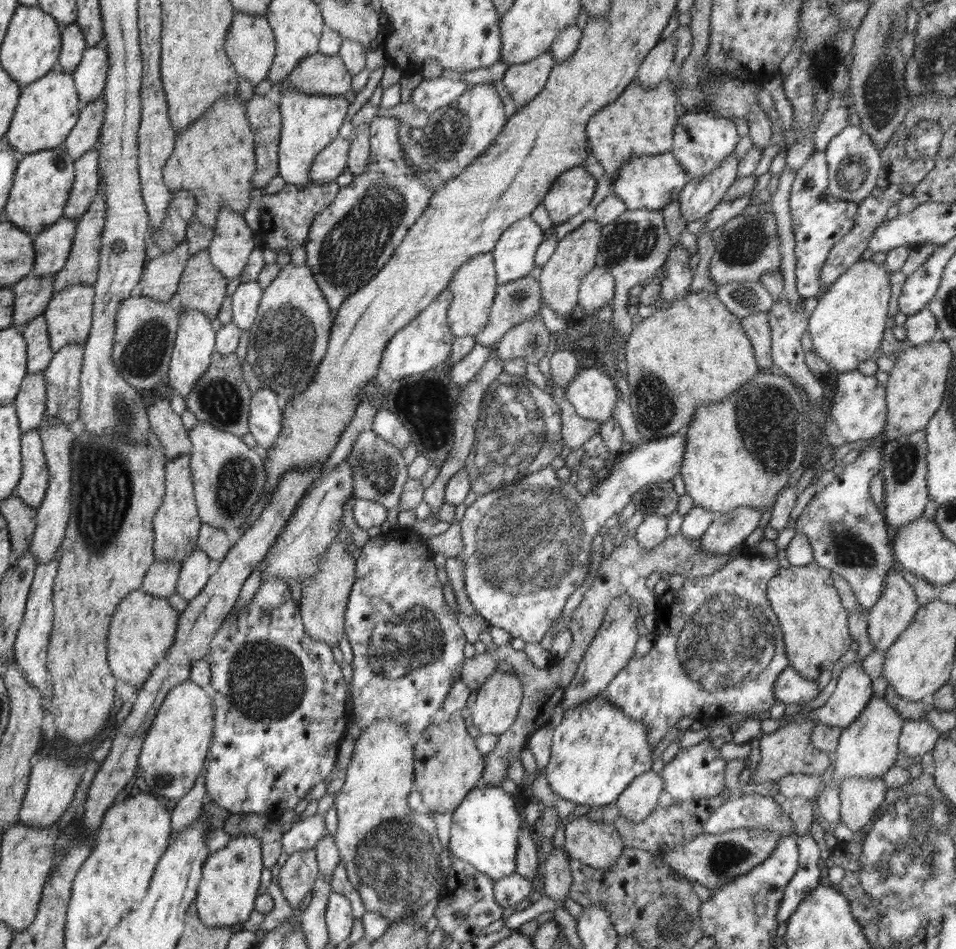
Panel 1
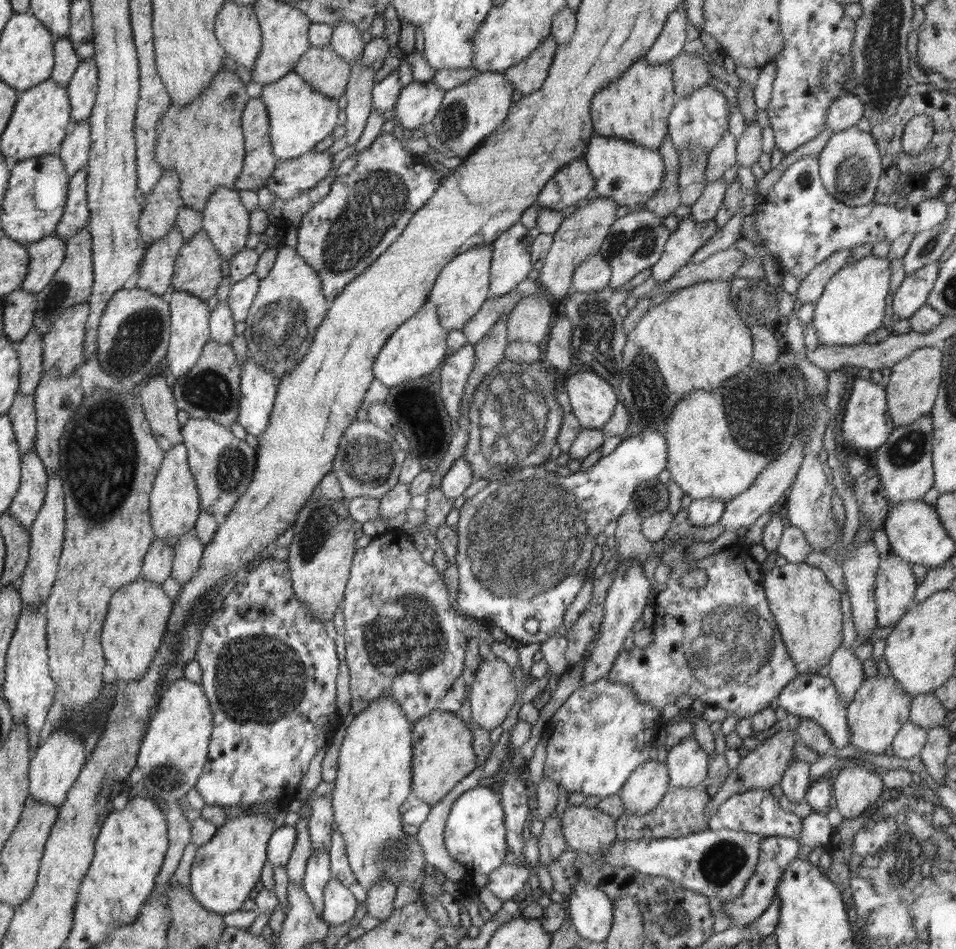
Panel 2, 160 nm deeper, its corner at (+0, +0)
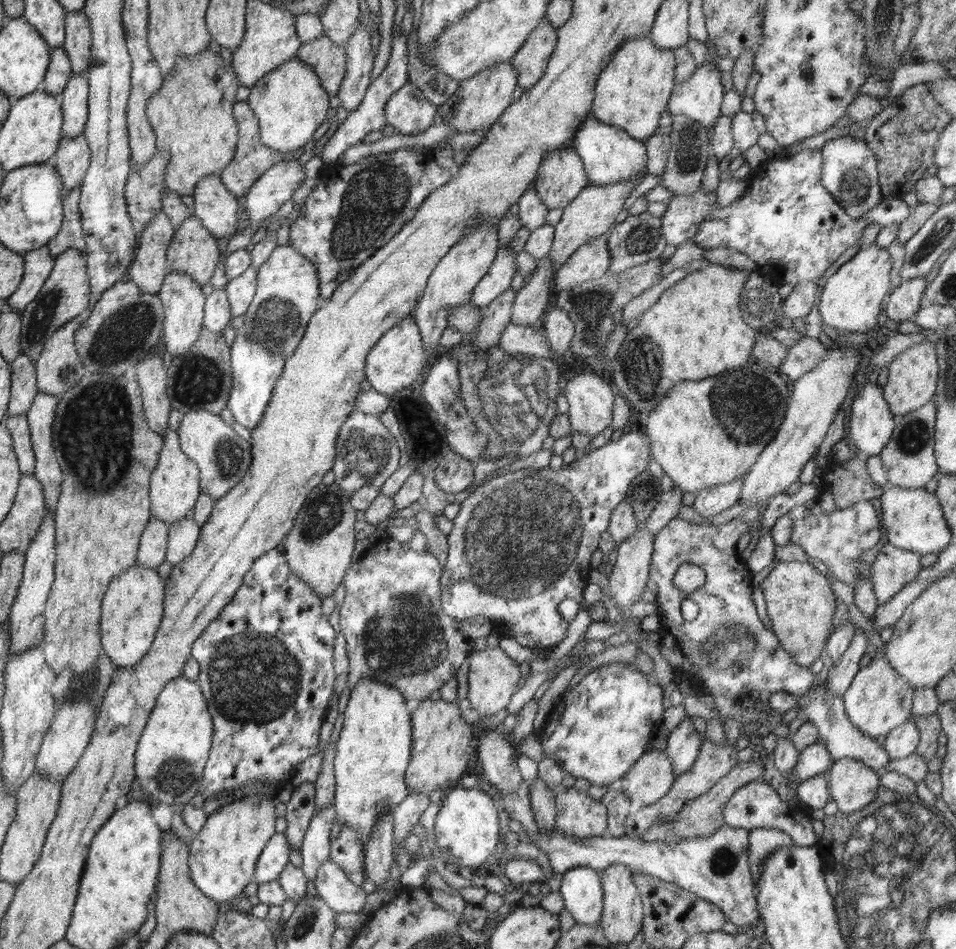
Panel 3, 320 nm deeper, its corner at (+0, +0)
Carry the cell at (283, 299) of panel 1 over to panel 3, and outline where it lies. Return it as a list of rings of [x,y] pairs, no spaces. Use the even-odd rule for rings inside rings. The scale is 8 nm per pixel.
[[[290,244],[276,245],[268,260],[258,268],[256,286],[256,294],[245,312],[246,320],[241,332],[250,340],[259,342],[271,352],[280,353],[283,359],[286,359],[297,348],[305,334],[308,321],[320,307],[317,303],[320,289],[316,268]]]

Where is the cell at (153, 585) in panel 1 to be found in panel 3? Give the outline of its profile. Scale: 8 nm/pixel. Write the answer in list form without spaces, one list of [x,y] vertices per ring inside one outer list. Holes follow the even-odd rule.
[[[151,515],[150,522],[146,524],[137,552],[137,564],[155,570],[162,562],[166,561],[169,528]]]

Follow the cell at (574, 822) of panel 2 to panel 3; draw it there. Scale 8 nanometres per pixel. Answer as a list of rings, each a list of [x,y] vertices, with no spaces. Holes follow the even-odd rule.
[[[576,787],[554,791],[555,825],[571,837],[606,836],[607,808]]]

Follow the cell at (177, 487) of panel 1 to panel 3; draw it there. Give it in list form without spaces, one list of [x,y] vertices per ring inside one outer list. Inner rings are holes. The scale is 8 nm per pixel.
[[[166,429],[163,436],[162,450],[159,452],[158,466],[154,468],[149,482],[149,498],[151,514],[168,527],[174,522],[180,522],[182,518],[188,518],[192,514],[196,500],[200,496],[199,470],[190,458],[182,452],[177,432]]]

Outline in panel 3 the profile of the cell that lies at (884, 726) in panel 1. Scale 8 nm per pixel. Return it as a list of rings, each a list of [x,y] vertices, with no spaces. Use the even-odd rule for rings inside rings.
[[[881,656],[872,658],[867,666],[858,670],[842,697],[850,722],[876,740],[879,736],[886,736],[893,728],[910,720],[913,692],[913,686],[890,666],[884,656]]]

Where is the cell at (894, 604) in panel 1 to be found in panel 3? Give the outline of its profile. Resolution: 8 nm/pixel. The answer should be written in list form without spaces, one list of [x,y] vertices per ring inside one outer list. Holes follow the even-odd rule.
[[[888,543],[876,555],[874,564],[869,564],[869,572],[878,606],[888,604],[890,598],[918,578],[922,569],[920,557]]]

